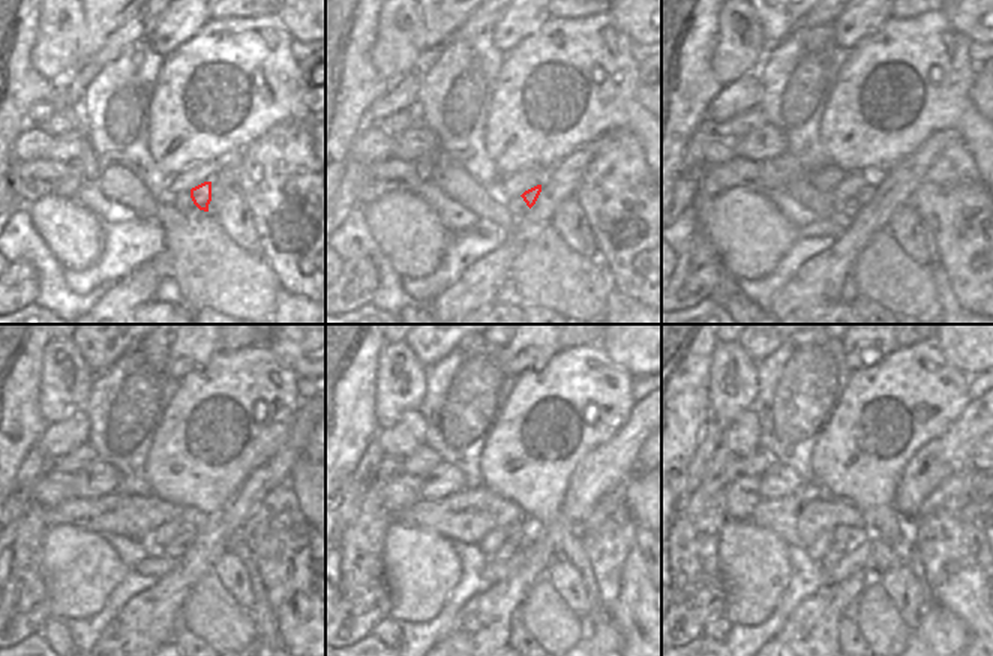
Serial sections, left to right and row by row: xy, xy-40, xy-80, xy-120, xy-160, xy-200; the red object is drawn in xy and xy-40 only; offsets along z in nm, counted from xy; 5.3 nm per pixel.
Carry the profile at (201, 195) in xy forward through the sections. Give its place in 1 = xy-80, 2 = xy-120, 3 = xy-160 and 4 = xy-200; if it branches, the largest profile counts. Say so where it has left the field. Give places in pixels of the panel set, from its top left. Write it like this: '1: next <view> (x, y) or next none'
1: next xy-80 (864, 194)
2: next xy-120 (192, 530)
3: next xy-160 (515, 529)
4: next xy-200 (842, 535)

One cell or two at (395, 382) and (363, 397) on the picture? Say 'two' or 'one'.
two

